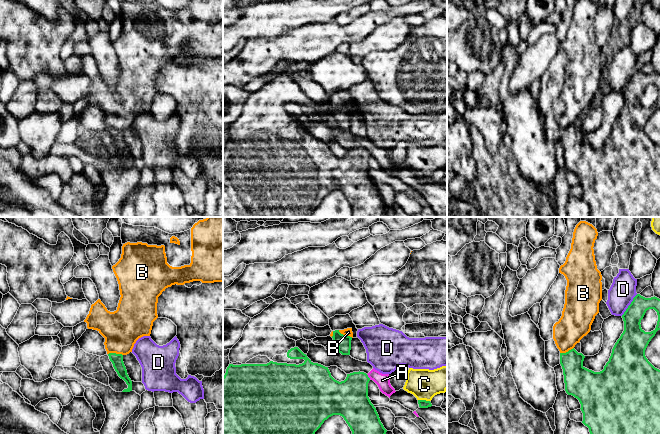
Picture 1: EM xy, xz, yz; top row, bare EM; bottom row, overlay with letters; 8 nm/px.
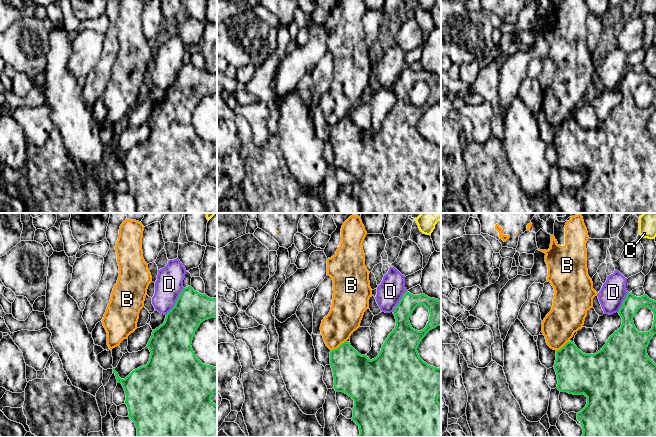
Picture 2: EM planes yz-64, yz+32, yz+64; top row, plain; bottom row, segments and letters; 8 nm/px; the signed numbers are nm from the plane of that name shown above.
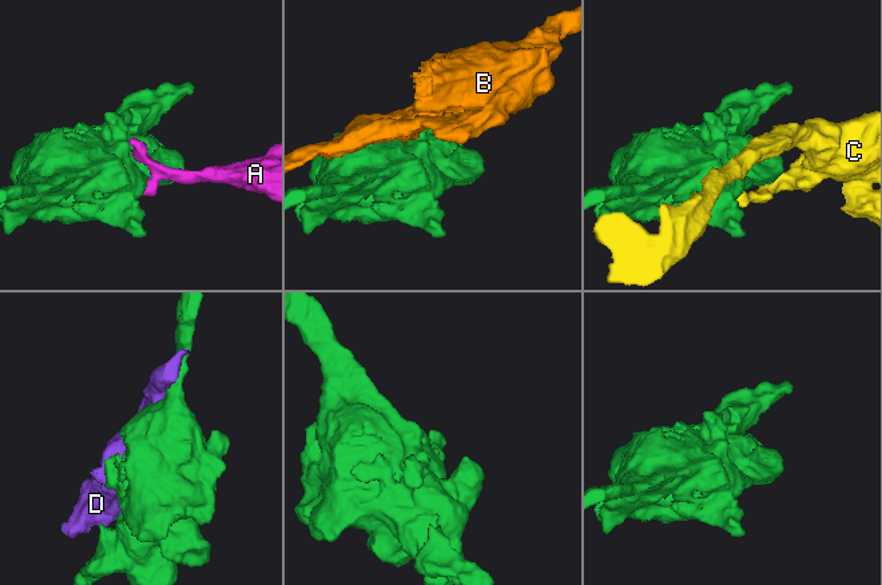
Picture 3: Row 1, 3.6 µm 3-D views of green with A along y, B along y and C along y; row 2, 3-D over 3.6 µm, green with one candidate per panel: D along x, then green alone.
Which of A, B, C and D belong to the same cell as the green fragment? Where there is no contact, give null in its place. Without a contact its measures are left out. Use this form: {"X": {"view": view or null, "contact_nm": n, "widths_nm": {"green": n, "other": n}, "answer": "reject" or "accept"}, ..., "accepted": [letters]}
{"A": {"view": "xz", "contact_nm": 60, "widths_nm": {"green": 300, "other": 110}, "answer": "reject"}, "B": {"view": "xy", "contact_nm": 120, "widths_nm": {"green": 100, "other": 300}, "answer": "reject"}, "C": {"view": "xz", "contact_nm": 100, "widths_nm": {"green": 60, "other": 240}, "answer": "reject"}, "D": {"view": "yz", "contact_nm": 220, "widths_nm": {"green": 170, "other": 200}, "answer": "reject"}, "accepted": []}

